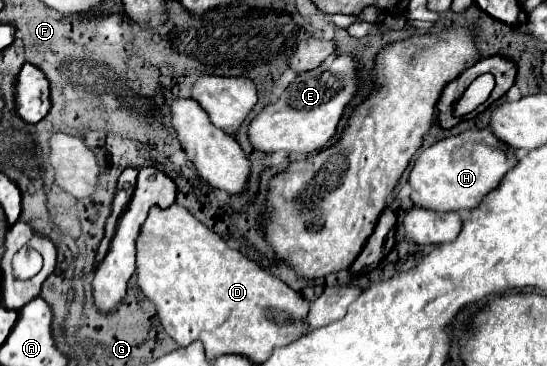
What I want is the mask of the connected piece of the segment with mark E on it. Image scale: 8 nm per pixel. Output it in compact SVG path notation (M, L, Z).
M341 55L341 57L333 57L327 61L327 65L319 65L317 69L313 71L307 71L307 73L301 73L279 97L277 103L271 103L267 107L263 107L257 117L249 123L249 129L247 129L247 137L249 137L249 143L253 145L255 151L263 151L263 153L277 153L277 151L285 151L287 155L293 155L293 157L299 157L299 155L307 155L307 153L313 153L317 149L323 149L331 137L335 135L335 129L337 129L337 123L341 119L341 113L345 109L345 105L353 99L355 91L357 91L359 83L357 83L357 77L355 77L355 59L351 55Z

